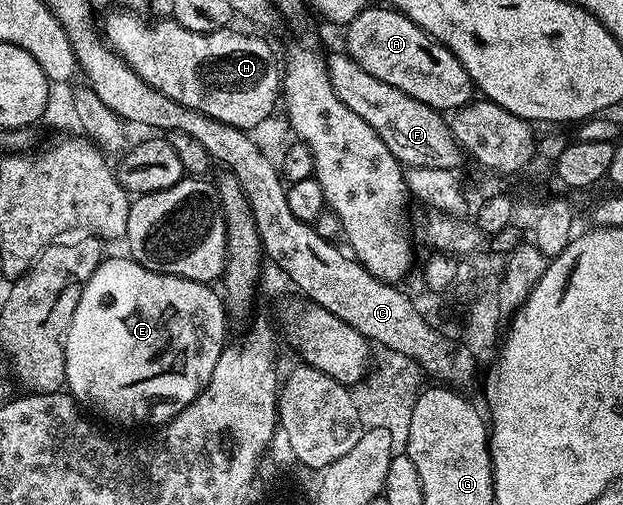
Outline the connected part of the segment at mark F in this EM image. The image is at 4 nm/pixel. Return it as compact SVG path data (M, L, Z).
M345 52L328 53L325 61L333 92L337 92L337 100L341 100L341 104L345 104L352 112L357 112L357 116L361 116L361 120L365 120L365 124L369 124L369 128L373 128L373 132L377 132L377 136L385 140L389 152L393 152L395 159L403 163L404 167L425 166L454 171L460 169L459 165L465 162L465 155L459 141L453 136L448 119L440 111L413 100L413 96L393 88L393 84L385 84L385 80L377 80L377 76L369 76L369 72L365 72L365 68L361 68L361 64L357 64Z

